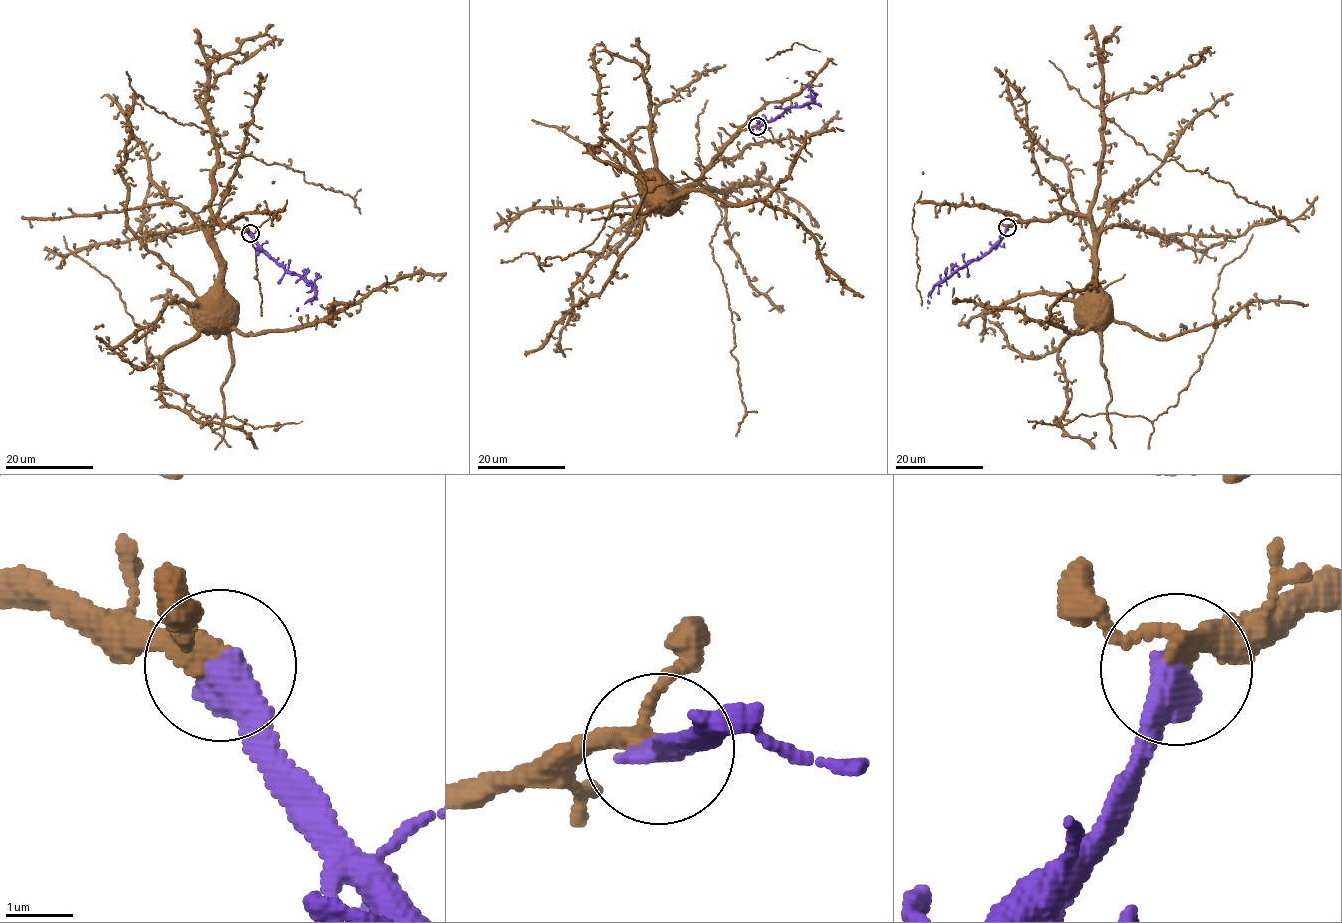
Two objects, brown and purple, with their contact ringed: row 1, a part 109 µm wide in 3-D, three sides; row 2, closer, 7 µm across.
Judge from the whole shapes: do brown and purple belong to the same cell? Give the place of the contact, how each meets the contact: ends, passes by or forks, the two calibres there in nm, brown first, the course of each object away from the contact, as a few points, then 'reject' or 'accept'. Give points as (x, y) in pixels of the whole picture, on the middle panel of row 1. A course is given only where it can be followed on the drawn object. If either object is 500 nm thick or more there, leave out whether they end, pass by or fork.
(757, 126) | brown passes by | purple ends | 280/480 nm | brown via (756, 127), (740, 129), (717, 154), (704, 175), (683, 188), (682, 192), (655, 198) | purple via (757, 127), (771, 122), (791, 107), (810, 104), (814, 95), (812, 90), (787, 78) | accept

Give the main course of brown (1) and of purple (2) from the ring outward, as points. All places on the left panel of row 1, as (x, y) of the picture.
1: (250, 233), (221, 225), (214, 218), (210, 227), (212, 250), (218, 276), (209, 300)
2: (251, 233), (277, 263), (311, 282), (315, 291), (313, 297), (290, 316)

